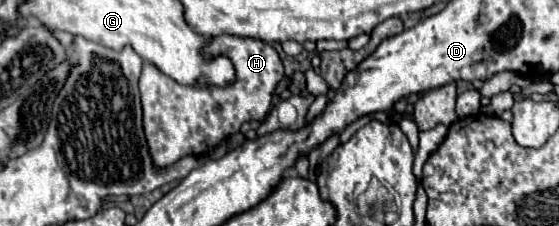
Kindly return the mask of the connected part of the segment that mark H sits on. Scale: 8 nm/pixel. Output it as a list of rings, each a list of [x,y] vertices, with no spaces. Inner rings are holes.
[[[217,35],[203,47],[207,59],[227,55],[235,67],[235,83],[227,87],[215,85],[179,85],[153,63],[145,63],[139,77],[143,131],[155,167],[167,169],[185,155],[209,155],[221,141],[241,129],[245,121],[263,121],[273,99],[277,83],[285,69],[273,45],[259,39],[239,39],[237,35]]]

